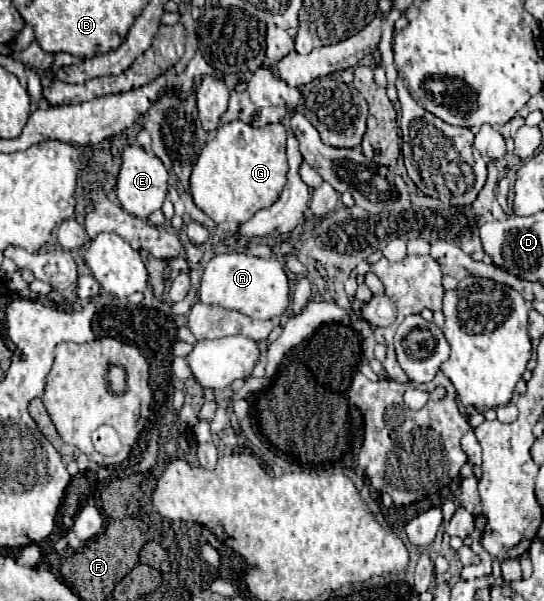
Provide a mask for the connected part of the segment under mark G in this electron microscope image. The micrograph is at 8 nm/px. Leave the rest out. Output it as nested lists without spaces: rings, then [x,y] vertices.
[[[242,120],[224,122],[198,156],[190,176],[190,192],[196,206],[216,224],[242,224],[278,200],[286,184],[286,170],[286,128],[280,122],[264,128],[252,128]]]

